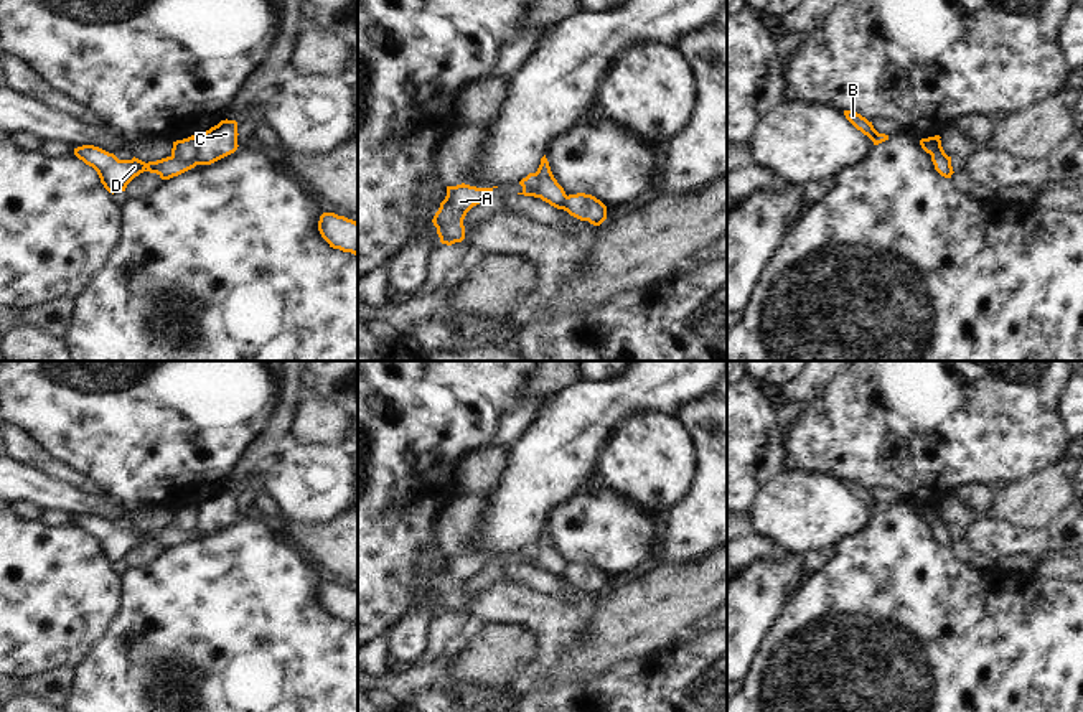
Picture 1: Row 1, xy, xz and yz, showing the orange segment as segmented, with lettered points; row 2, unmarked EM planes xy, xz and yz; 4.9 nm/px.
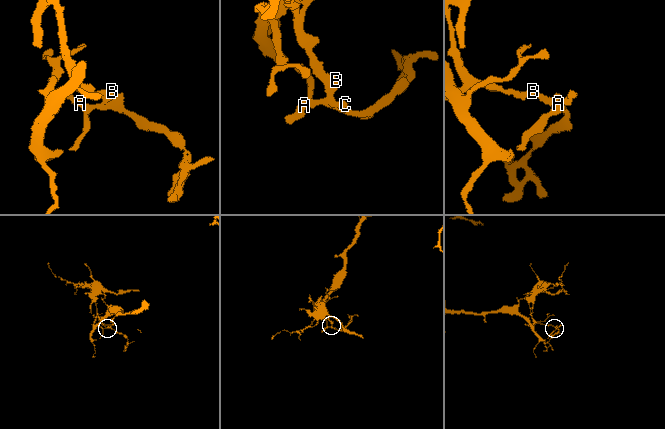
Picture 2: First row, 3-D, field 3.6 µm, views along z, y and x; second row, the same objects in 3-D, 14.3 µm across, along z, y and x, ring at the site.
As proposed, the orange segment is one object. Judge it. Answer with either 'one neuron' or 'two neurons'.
two neurons

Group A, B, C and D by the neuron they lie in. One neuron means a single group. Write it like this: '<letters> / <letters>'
A C D / B

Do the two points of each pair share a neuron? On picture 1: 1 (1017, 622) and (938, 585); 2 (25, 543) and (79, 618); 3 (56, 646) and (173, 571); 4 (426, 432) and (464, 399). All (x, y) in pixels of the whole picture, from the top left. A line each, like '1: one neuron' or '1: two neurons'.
1: one neuron
2: one neuron
3: two neurons
4: one neuron

